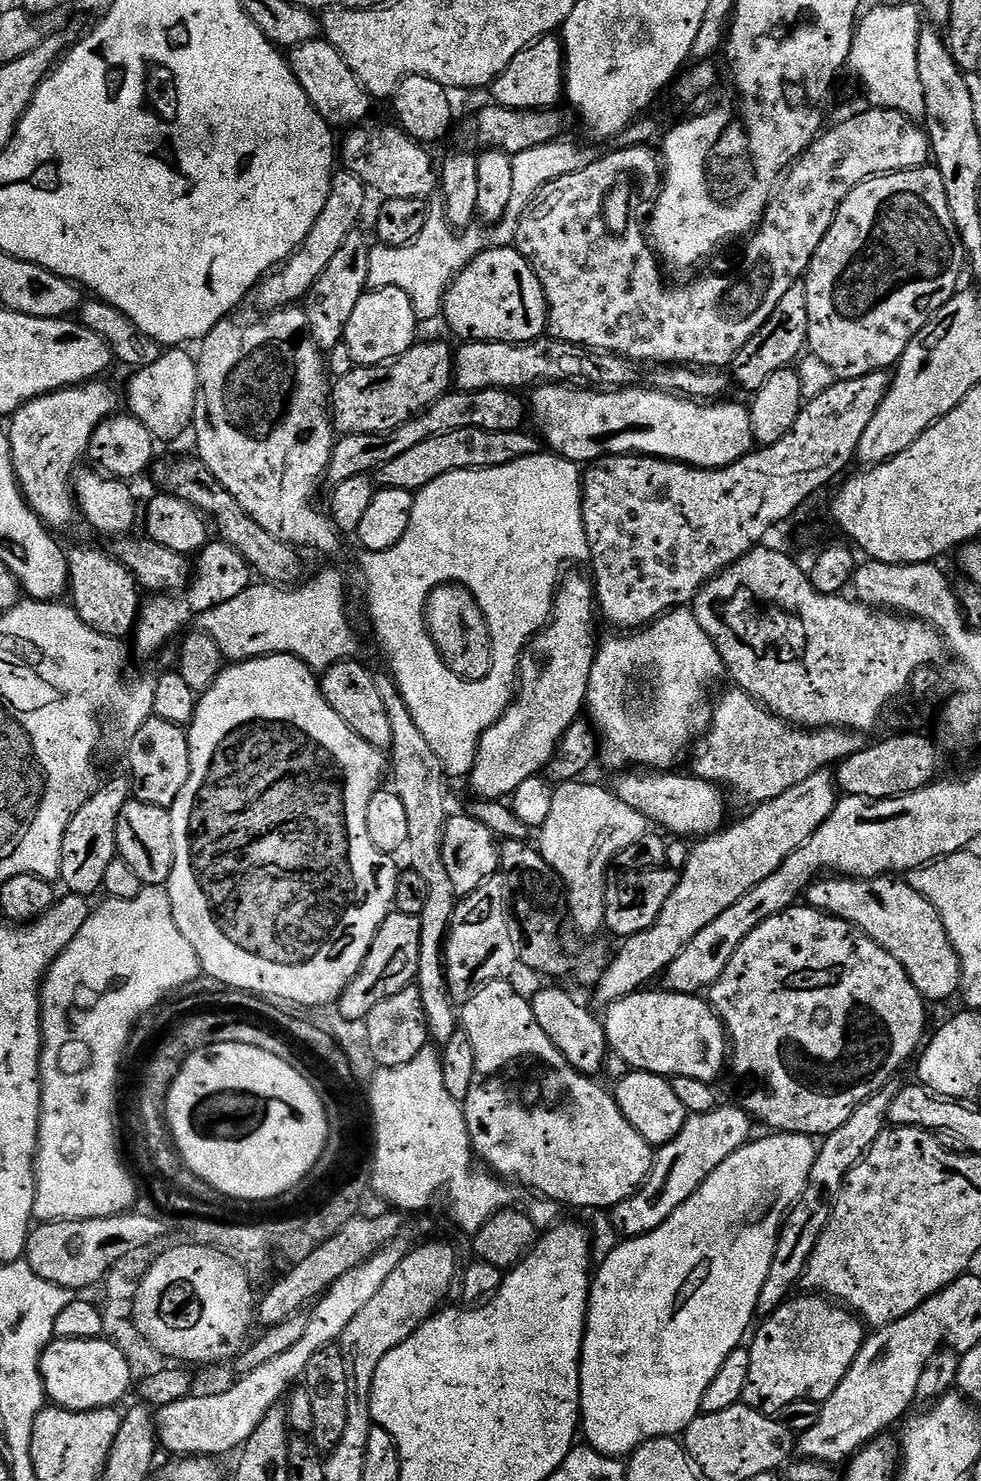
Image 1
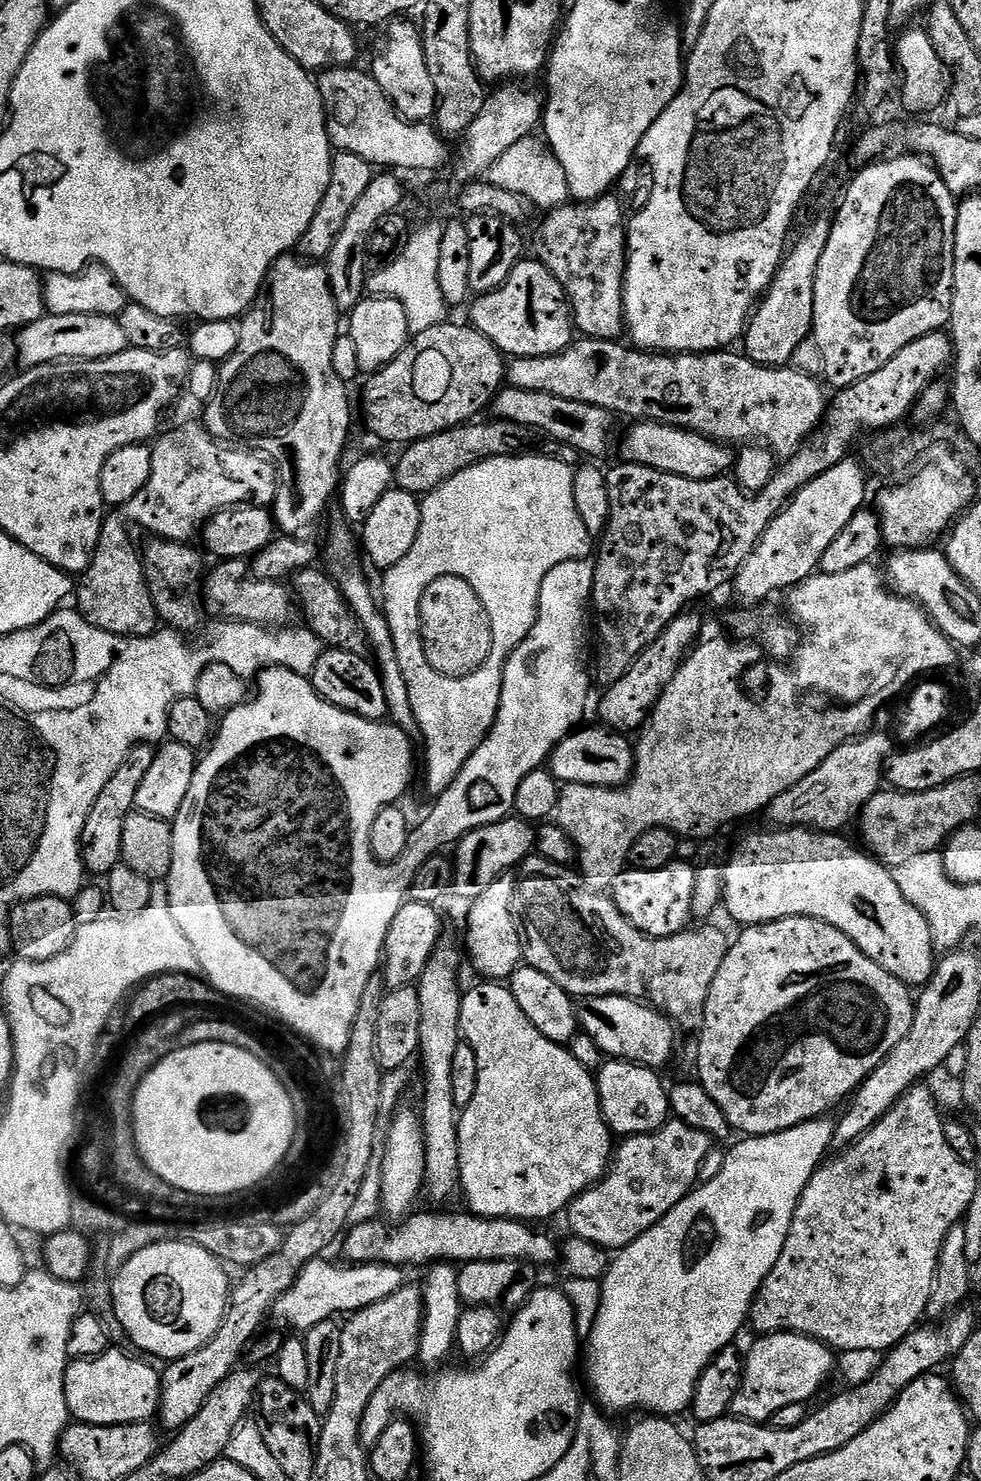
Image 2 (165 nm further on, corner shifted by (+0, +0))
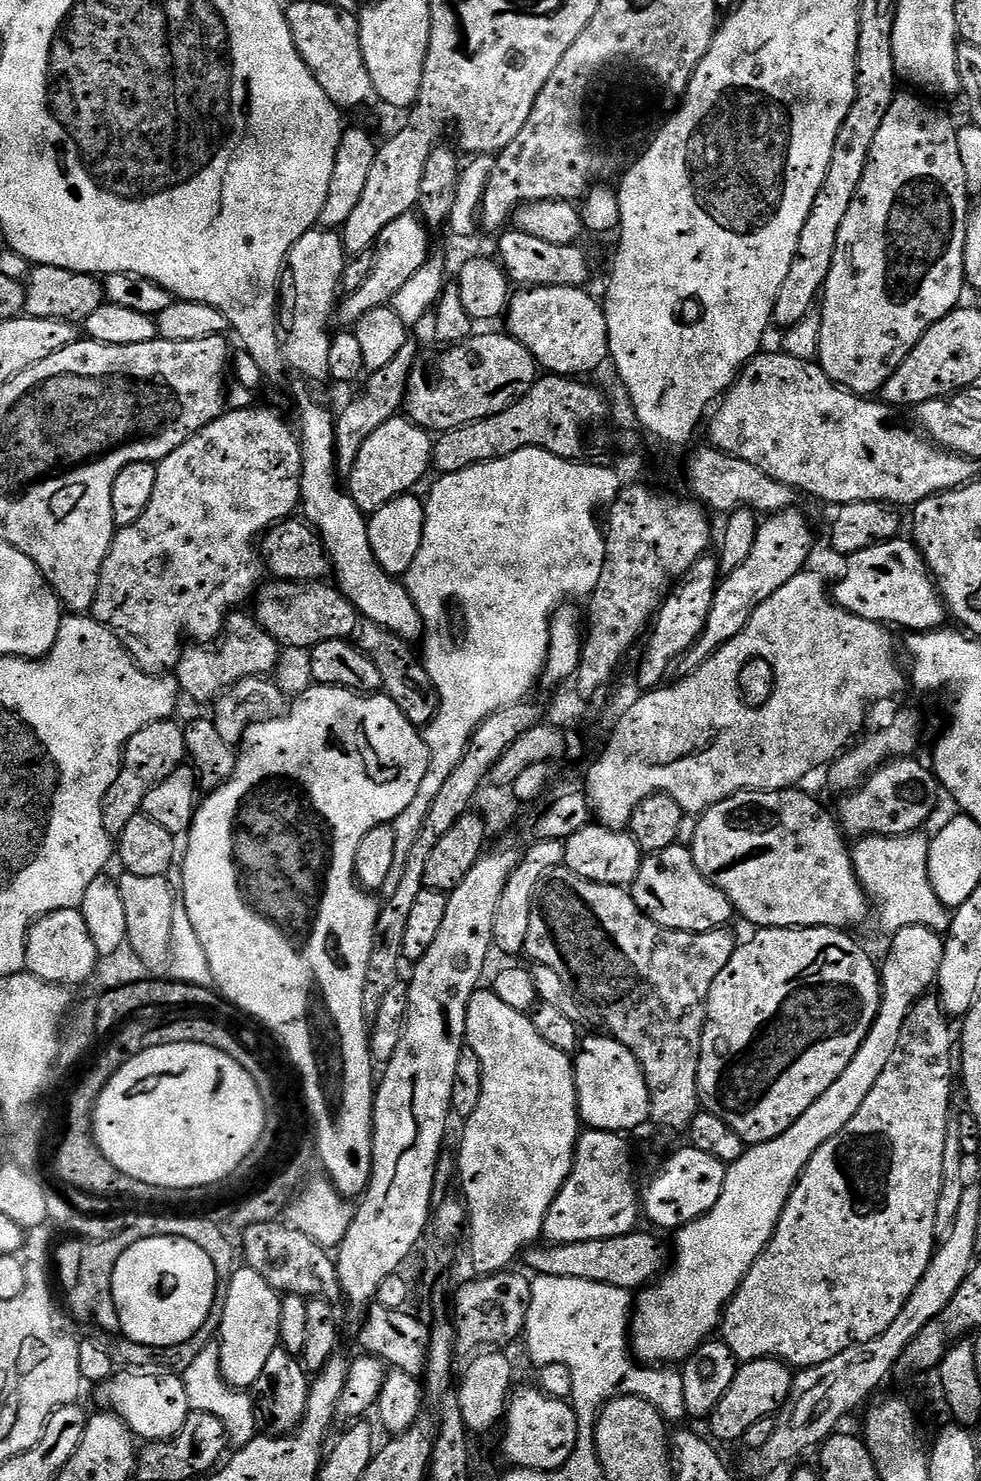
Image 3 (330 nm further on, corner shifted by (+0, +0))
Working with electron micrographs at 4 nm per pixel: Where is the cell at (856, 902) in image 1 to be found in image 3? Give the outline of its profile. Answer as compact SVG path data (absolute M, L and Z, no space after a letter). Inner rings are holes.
M796 788L782 792L739 792L732 800L718 802L707 808L699 817L696 833L690 847L694 866L726 898L744 920L762 928L838 928L847 929L847 924L860 924L868 916L870 897L856 877L852 865L849 841L842 831L837 817L828 812L812 796Z

